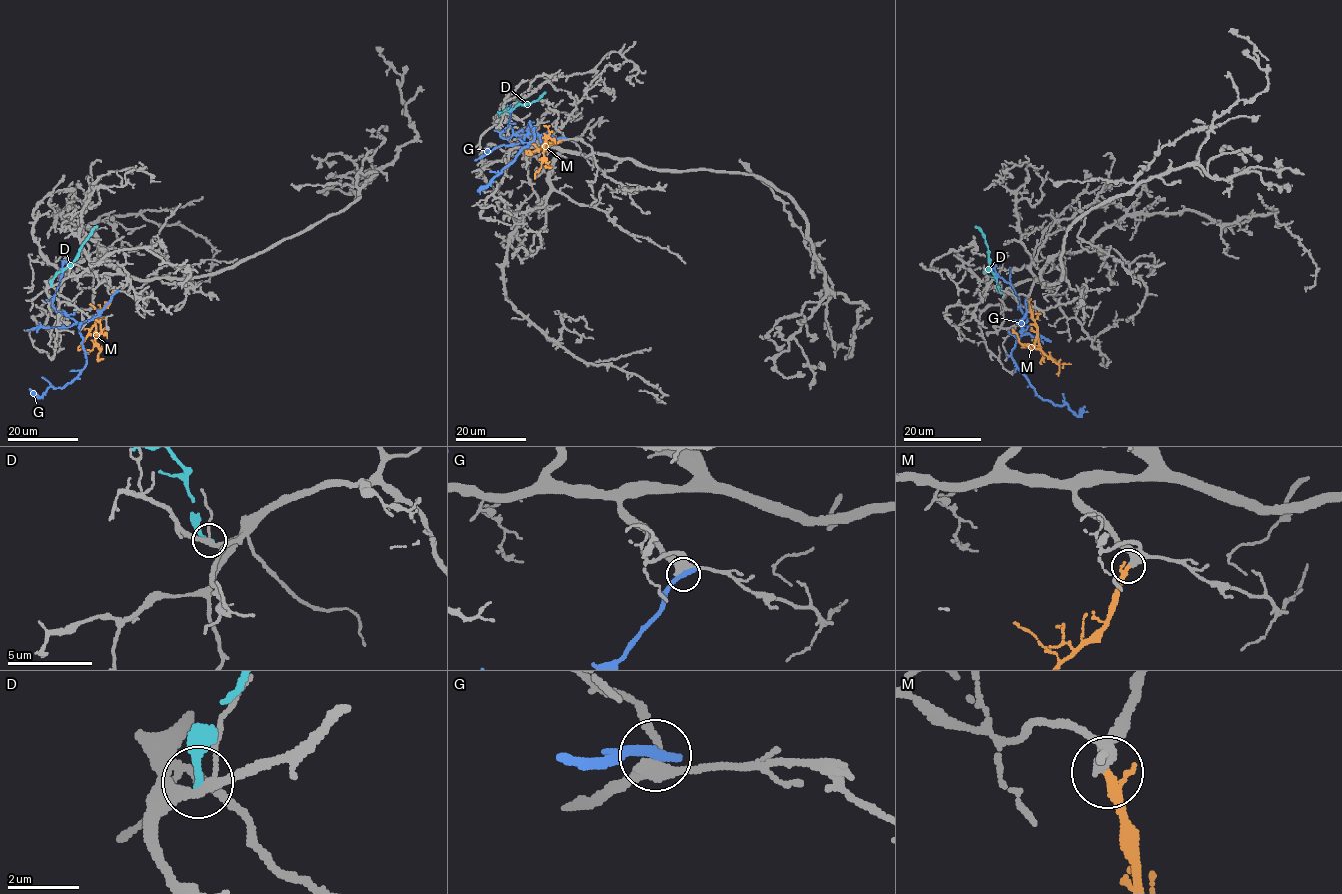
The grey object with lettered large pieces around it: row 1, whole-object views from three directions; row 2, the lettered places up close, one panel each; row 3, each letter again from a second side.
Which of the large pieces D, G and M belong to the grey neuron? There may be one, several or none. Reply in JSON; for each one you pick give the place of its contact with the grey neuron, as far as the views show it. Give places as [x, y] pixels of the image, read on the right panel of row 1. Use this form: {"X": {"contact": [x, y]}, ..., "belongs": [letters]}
{"M": {"contact": [1028, 300]}, "belongs": ["M"]}

